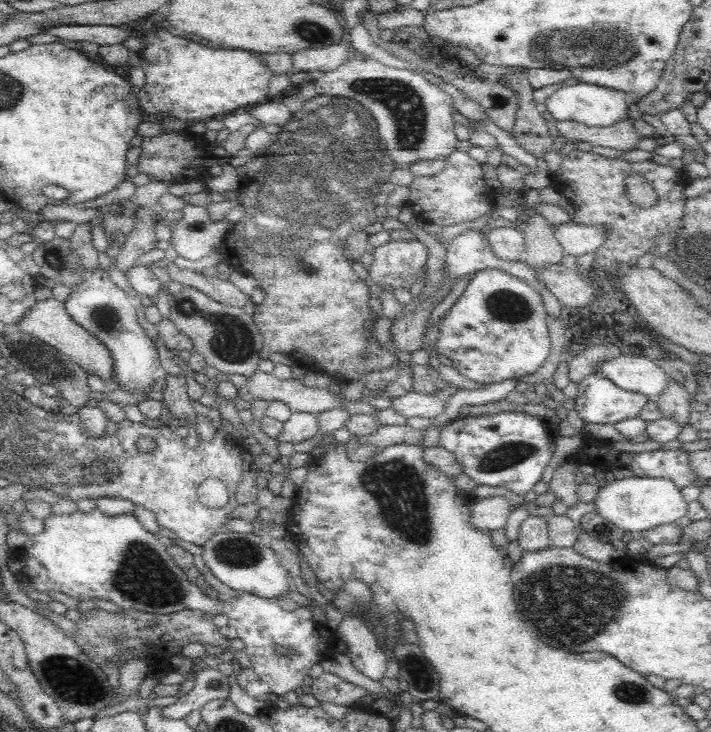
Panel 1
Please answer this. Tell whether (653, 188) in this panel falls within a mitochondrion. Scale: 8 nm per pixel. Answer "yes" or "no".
no

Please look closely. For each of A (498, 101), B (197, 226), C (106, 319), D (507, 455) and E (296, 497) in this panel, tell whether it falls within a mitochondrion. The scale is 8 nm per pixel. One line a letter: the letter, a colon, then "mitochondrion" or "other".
A: other
B: other
C: mitochondrion
D: mitochondrion
E: other

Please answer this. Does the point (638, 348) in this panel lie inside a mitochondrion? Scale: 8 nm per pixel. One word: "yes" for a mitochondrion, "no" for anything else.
no

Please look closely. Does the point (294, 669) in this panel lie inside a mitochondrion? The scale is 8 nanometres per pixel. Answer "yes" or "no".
no

